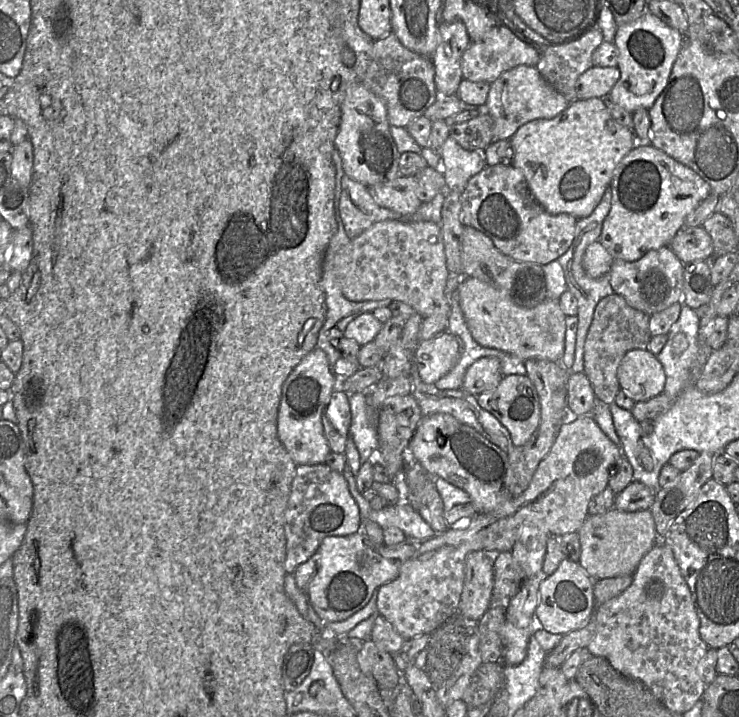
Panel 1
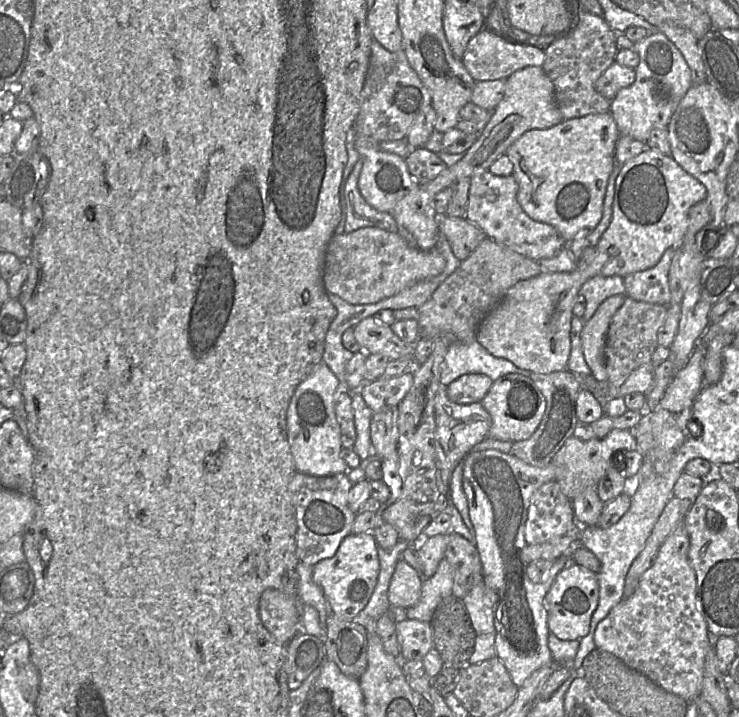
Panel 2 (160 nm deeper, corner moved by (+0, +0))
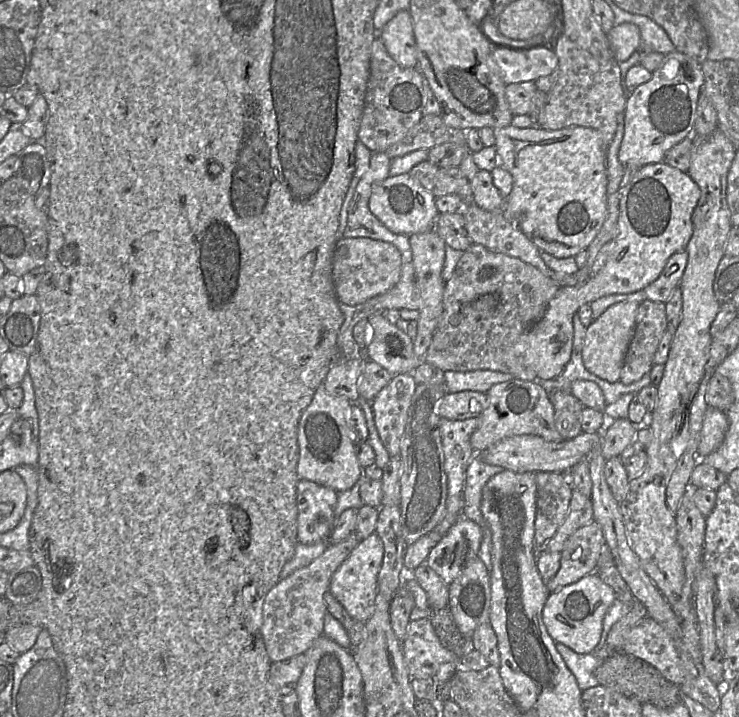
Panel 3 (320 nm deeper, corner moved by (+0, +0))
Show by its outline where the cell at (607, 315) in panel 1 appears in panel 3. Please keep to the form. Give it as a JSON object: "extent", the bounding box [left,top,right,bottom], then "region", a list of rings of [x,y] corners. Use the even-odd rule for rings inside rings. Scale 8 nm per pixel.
{"extent":[619,300,668,384],"region":[[[645,300],[638,305],[636,325],[619,381],[631,384],[649,375],[658,345],[668,327],[664,303]]]}

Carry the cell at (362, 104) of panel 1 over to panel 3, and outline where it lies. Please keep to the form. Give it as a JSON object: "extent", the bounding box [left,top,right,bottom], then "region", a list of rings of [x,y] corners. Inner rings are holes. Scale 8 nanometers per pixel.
{"extent":[369,173,439,236],"region":[[[409,173],[388,176],[372,188],[369,198],[371,212],[392,232],[410,236],[435,228],[439,212],[435,205],[436,197],[426,190]]]}

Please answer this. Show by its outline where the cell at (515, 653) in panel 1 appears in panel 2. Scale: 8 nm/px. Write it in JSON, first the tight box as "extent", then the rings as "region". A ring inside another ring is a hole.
{"extent":[462,450,572,688],"region":[[[496,450],[470,451],[462,464],[462,486],[475,531],[483,580],[495,596],[493,619],[496,656],[519,688],[534,671],[554,662],[548,646],[550,631],[545,596],[557,575],[572,563],[566,556],[556,558],[544,580],[533,583],[527,575],[528,564],[522,559],[522,550],[527,546],[525,524],[530,499],[540,486],[554,481],[557,472],[553,465],[532,466],[514,455]]]}

